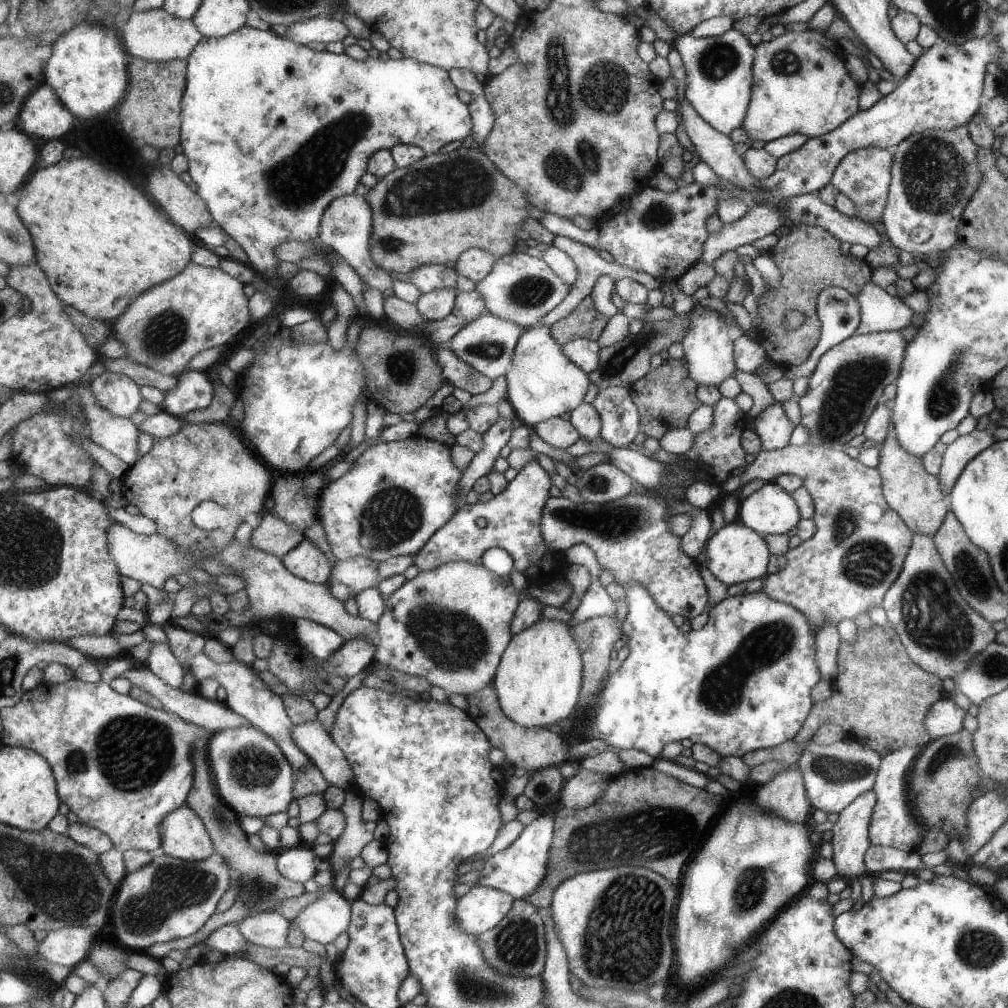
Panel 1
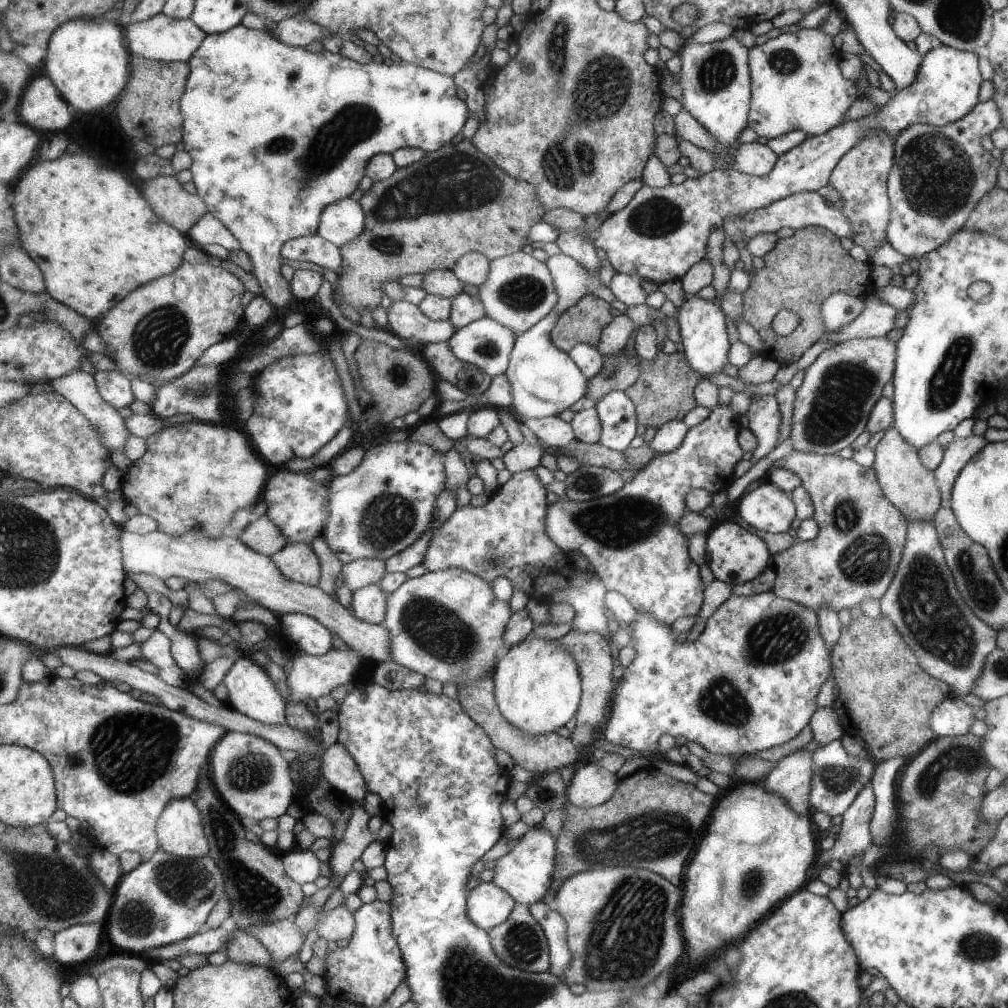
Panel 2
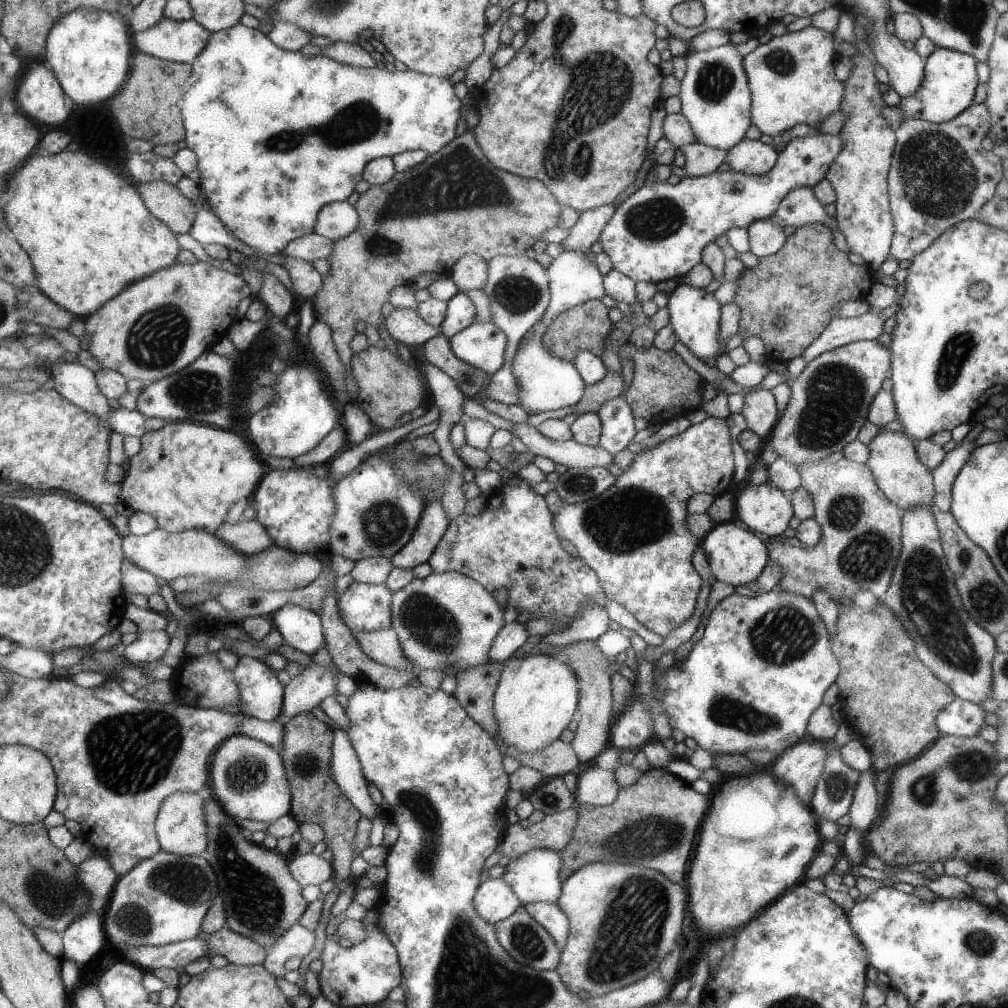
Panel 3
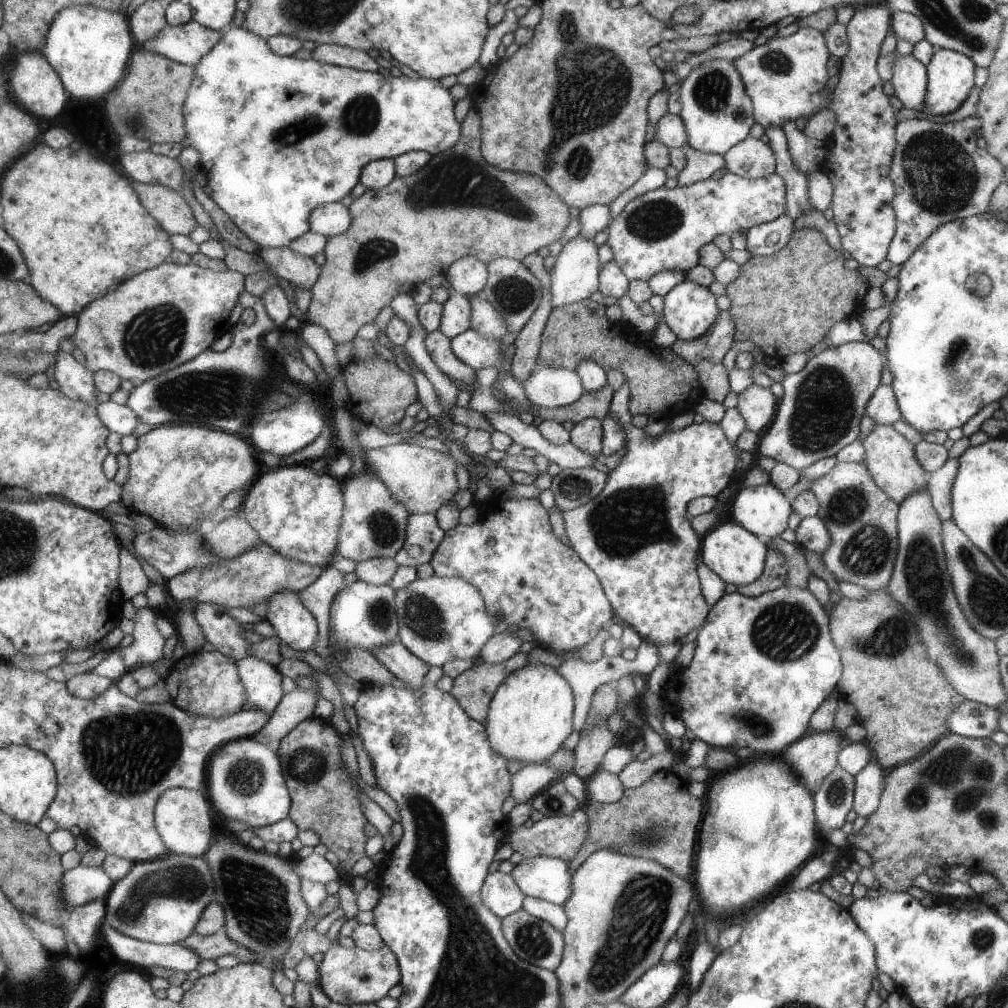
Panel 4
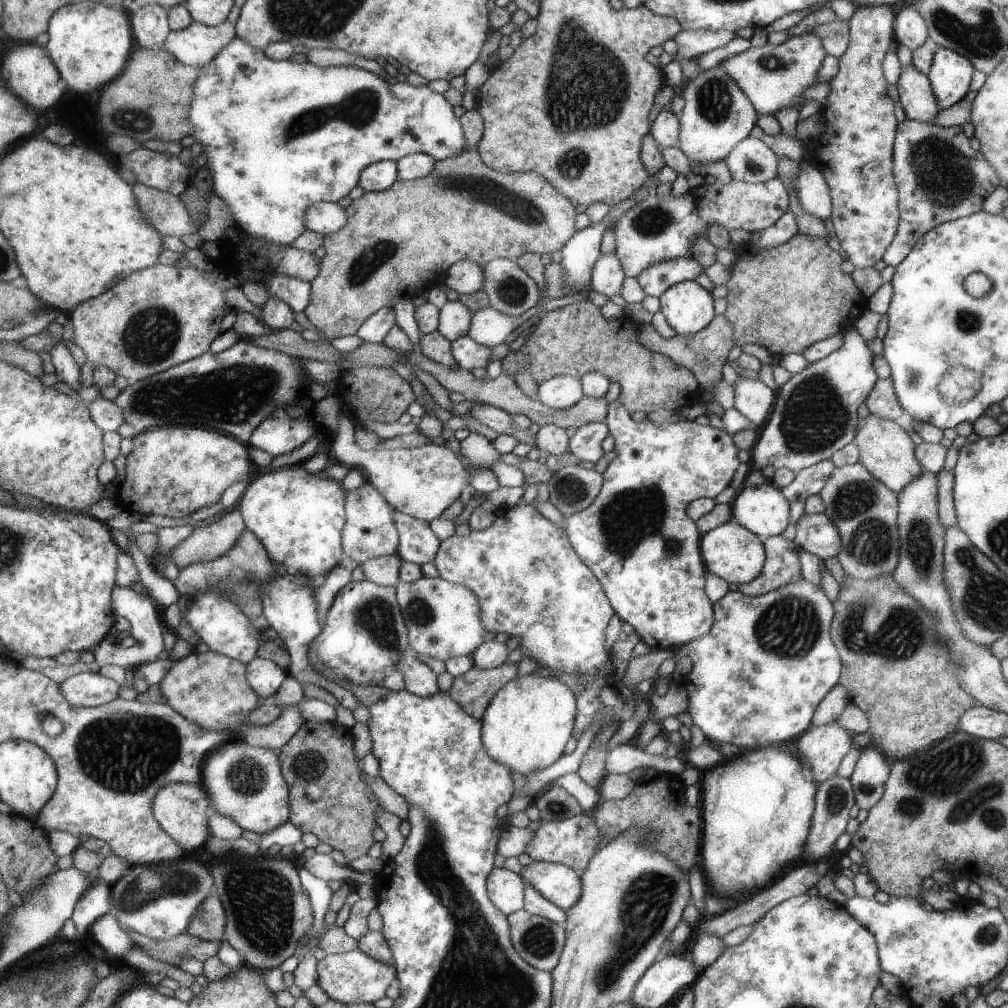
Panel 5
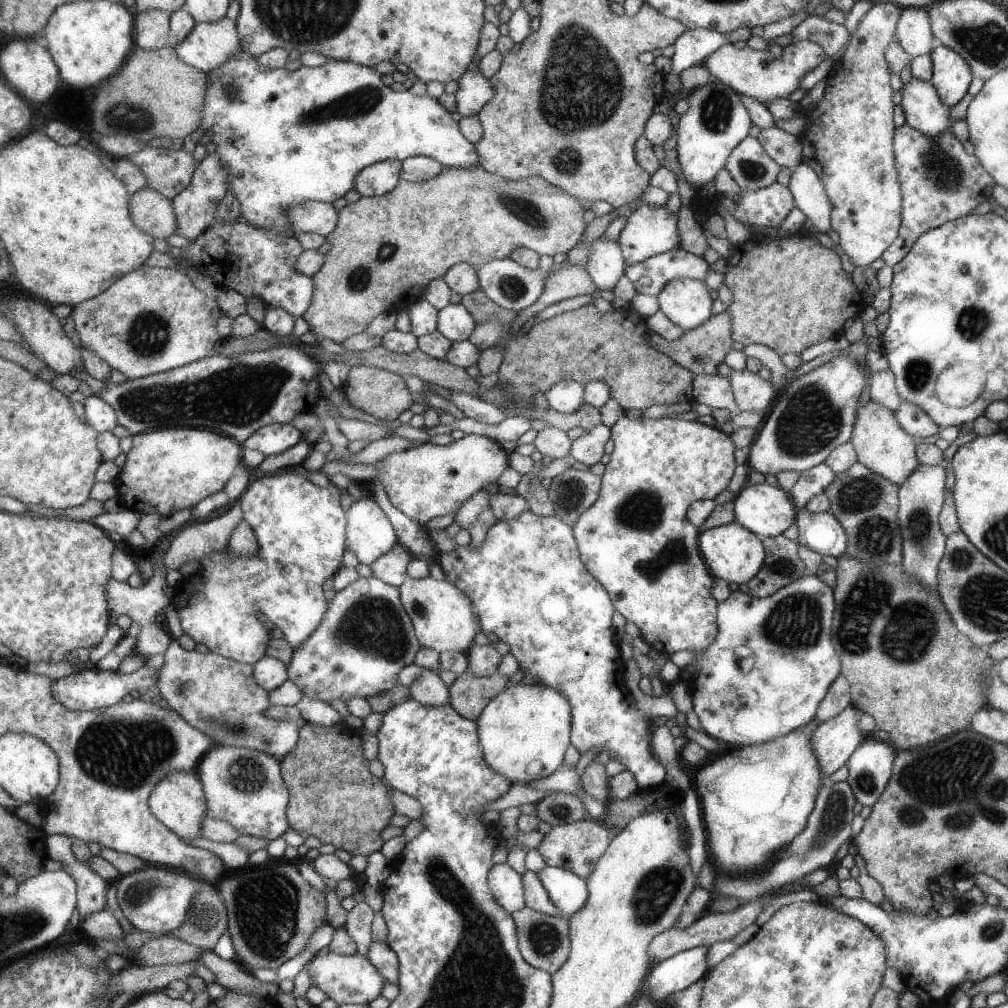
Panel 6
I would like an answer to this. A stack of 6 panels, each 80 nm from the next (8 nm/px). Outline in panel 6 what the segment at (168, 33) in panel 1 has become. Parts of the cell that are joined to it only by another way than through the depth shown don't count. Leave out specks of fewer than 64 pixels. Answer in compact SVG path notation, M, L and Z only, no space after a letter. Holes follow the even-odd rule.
M223 17L212 23L197 23L193 32L175 47L179 56L208 75L241 51L236 19Z

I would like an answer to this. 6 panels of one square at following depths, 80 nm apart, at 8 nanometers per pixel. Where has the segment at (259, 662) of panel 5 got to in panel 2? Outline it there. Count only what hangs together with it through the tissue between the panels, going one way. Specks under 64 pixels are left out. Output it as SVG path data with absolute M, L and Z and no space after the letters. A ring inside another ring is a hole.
M251 655L238 659L224 680L230 688L229 706L268 725L287 723L287 700L281 696L274 678L268 673L268 670L254 661Z

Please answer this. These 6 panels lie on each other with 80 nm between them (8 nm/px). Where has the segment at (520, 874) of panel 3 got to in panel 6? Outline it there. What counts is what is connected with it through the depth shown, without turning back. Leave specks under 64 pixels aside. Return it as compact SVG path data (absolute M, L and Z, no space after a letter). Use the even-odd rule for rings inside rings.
M545 866L538 872L551 900L563 915L571 918L588 900L587 883L561 867Z

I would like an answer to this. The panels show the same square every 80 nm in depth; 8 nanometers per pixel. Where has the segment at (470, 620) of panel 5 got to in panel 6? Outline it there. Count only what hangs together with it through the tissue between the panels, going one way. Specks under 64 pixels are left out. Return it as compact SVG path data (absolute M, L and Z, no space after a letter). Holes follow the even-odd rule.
M430 576L424 579L407 577L400 589L405 610L416 626L422 647L433 648L438 653L469 653L477 636L477 616L473 614L474 603L465 591L451 581L439 581Z

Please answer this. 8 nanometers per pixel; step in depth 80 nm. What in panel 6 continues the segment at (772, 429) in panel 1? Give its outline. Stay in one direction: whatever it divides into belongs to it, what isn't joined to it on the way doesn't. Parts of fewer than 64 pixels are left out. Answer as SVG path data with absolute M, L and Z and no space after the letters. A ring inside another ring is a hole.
M747 369L731 370L726 376L740 411L763 411L772 404L777 393L770 384Z

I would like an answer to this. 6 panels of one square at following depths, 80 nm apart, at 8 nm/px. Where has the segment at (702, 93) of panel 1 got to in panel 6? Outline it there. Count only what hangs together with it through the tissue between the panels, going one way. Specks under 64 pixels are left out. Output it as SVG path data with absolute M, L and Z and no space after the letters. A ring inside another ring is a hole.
M713 78L711 84L697 87L686 96L687 110L678 118L676 130L676 159L679 174L689 185L701 190L727 164L727 158L736 146L747 137L751 118L739 94L730 86Z

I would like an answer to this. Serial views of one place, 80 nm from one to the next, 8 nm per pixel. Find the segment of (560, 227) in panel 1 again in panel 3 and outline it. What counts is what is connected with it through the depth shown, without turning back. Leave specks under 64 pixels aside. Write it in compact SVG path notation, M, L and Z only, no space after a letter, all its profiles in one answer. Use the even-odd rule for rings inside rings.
M937 47L924 62L924 75L919 88L910 97L899 99L898 106L904 121L906 118L921 119L930 123L942 123L956 117L971 105L976 86L976 58L951 49ZM810 133L795 137L779 152L775 166L768 173L746 175L734 170L726 172L713 171L702 177L683 177L670 185L666 181L641 186L614 208L611 218L600 232L599 243L602 251L611 259L612 268L627 275L635 282L656 283L668 278L681 277L697 263L701 262L701 252L705 245L714 241L729 228L739 226L747 228L752 222L769 219L779 208L785 194L796 186L812 187L824 178L828 166L840 152L842 140L836 135L819 135Z

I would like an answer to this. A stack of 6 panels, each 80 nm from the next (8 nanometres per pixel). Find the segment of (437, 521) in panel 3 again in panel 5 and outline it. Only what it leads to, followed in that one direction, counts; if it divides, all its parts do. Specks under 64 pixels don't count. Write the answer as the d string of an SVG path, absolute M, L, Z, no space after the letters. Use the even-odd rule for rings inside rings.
M392 508L394 521L400 530L400 548L398 553L403 561L417 564L433 563L439 554L442 540L432 529L434 523L413 518Z

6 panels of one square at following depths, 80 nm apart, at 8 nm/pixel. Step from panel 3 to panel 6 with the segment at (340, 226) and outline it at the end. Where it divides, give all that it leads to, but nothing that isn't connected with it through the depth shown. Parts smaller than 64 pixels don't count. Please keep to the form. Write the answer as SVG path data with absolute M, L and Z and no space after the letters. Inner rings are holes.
M307 201L288 210L288 220L298 233L319 233L328 236L338 226L340 211L331 203Z

